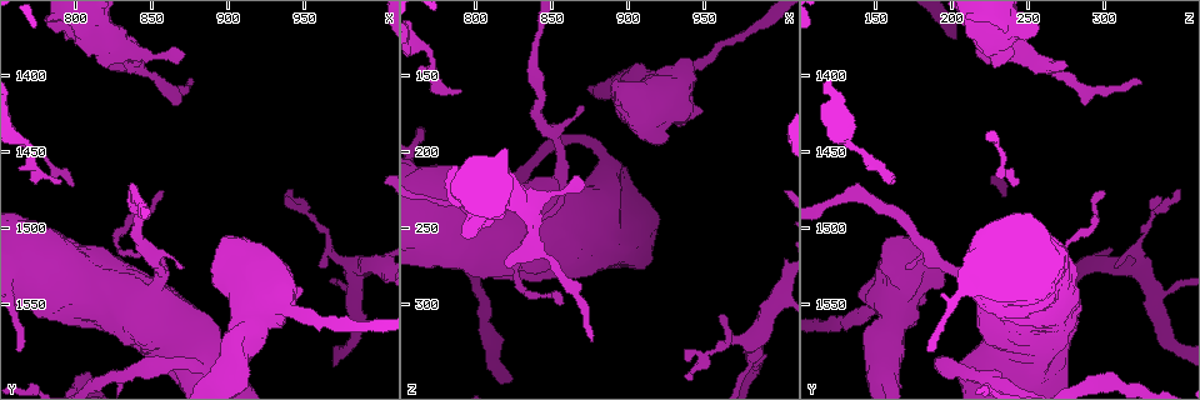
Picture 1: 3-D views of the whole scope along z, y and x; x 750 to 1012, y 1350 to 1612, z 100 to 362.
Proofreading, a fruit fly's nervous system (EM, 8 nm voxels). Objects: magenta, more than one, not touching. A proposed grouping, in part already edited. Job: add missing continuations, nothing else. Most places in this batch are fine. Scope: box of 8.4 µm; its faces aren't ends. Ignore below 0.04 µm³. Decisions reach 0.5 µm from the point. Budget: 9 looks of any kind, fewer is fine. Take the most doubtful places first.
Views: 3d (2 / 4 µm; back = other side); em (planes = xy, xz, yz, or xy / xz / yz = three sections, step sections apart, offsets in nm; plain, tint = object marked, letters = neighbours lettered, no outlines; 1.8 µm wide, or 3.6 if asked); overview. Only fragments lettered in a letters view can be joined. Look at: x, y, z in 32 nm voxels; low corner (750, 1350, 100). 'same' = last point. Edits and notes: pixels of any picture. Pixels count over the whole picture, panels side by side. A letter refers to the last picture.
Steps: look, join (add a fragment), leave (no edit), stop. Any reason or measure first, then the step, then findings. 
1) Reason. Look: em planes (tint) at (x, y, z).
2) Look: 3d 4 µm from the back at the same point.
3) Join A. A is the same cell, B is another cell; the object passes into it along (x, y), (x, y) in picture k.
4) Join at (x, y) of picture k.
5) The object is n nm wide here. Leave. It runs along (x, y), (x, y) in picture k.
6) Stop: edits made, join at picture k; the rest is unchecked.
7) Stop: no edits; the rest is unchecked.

Branch stops here. Look: em planes (letters) at (864, 1380, 218).

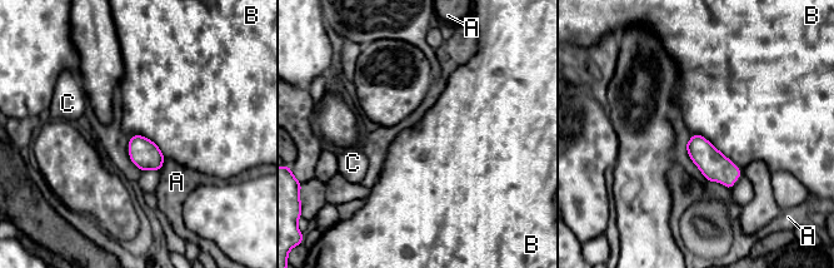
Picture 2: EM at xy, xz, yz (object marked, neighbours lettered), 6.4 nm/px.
Leave. A, B and C are other cells; no lettered fragment goes on from it.

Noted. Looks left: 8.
Tapers out. Look: 3d 2 µm at (790, 1470, 158).

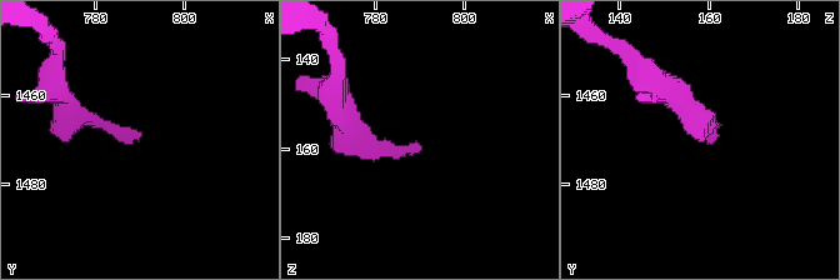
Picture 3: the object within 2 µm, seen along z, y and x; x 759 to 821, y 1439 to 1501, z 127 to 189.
Look: em planes (plain) at (790, 1469, 159).

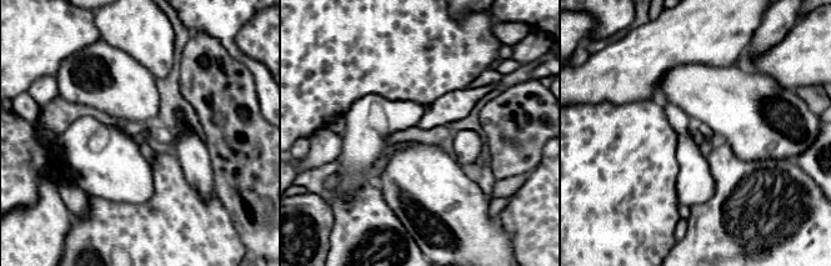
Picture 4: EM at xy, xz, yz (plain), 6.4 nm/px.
What lies round it. Look: em planes (letters) at the same point.

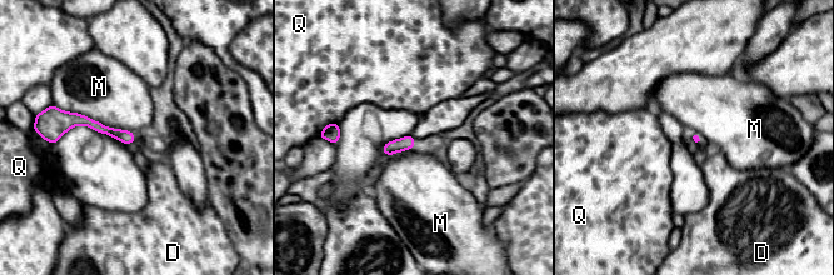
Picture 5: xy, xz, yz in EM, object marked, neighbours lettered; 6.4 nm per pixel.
Leave. D, M and Q are other cells; a border runs along (54, 104), (110, 128), (133, 131) in picture 5; no lettered fragment goes on from it.

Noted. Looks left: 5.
An open end. Look: em 3.6 µm planes (letters) at (816, 1394, 274).

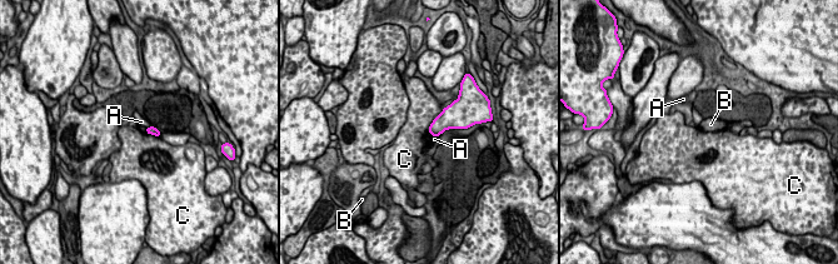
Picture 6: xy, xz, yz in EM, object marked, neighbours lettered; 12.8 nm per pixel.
Leave. A, B and C are other cells; a border runs along (443, 109), (429, 126), (433, 137) in picture 6; none of them fits.

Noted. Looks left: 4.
Look: em planes (letters) at (876, 1406, 322).

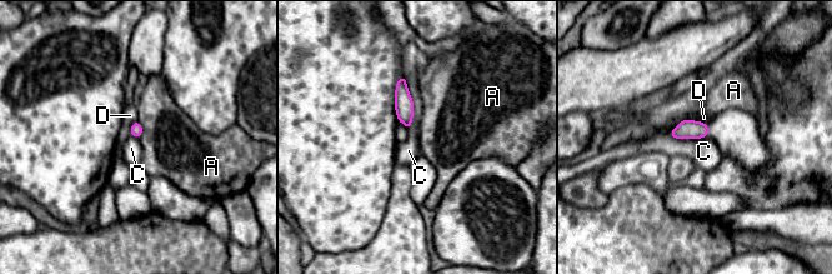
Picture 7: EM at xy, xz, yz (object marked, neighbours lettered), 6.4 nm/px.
Leave. A, C and D are other cells; a border runs along (405, 78), (412, 101), (409, 130) in picture 7; none of them fits.

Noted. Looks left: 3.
Stop: no edits; the rest is unchecked.

